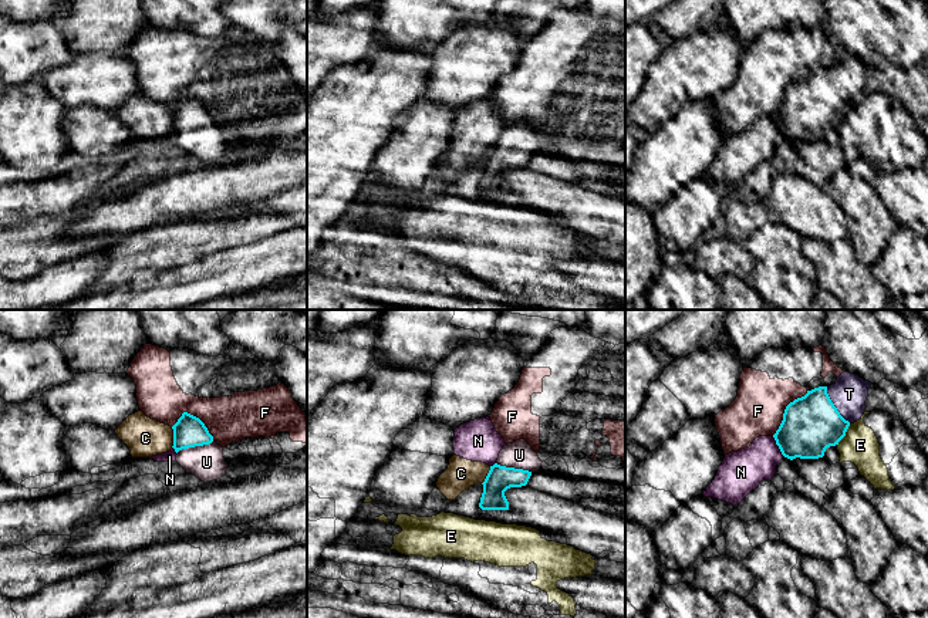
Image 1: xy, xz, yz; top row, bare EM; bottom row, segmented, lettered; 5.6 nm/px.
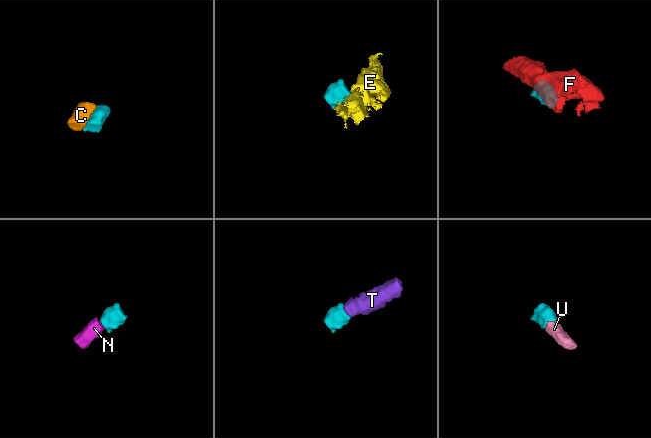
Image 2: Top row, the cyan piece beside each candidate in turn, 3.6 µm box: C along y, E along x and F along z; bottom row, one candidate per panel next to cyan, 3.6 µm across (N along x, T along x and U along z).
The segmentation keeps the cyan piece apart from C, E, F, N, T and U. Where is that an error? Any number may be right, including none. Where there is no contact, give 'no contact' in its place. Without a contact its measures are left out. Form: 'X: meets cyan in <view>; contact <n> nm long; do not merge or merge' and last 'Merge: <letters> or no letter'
C: meets cyan in xy; contact 120 nm long; do not merge
E: meets cyan in yz; contact 150 nm long; do not merge
F: meets cyan in xy; contact 260 nm long; do not merge
N: meets cyan in yz; contact 140 nm long; do not merge
T: meets cyan in yz; contact 240 nm long; merge
U: meets cyan in xy; contact 220 nm long; merge
Merge: T, U

